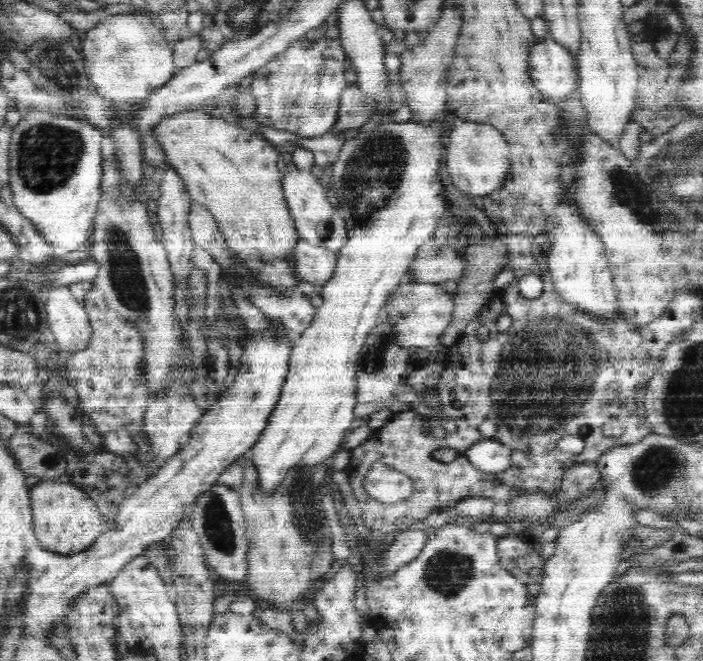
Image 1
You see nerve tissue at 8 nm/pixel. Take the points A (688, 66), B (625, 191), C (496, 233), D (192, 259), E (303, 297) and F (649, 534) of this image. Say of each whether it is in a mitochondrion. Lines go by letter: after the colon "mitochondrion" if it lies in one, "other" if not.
A: other
B: mitochondrion
C: other
D: other
E: other
F: mitochondrion

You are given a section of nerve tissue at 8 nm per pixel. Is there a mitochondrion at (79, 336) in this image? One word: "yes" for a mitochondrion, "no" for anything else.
no

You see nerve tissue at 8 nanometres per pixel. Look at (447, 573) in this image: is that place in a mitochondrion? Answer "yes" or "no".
yes

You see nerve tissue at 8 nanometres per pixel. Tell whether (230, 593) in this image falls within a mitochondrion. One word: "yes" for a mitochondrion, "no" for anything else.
no

